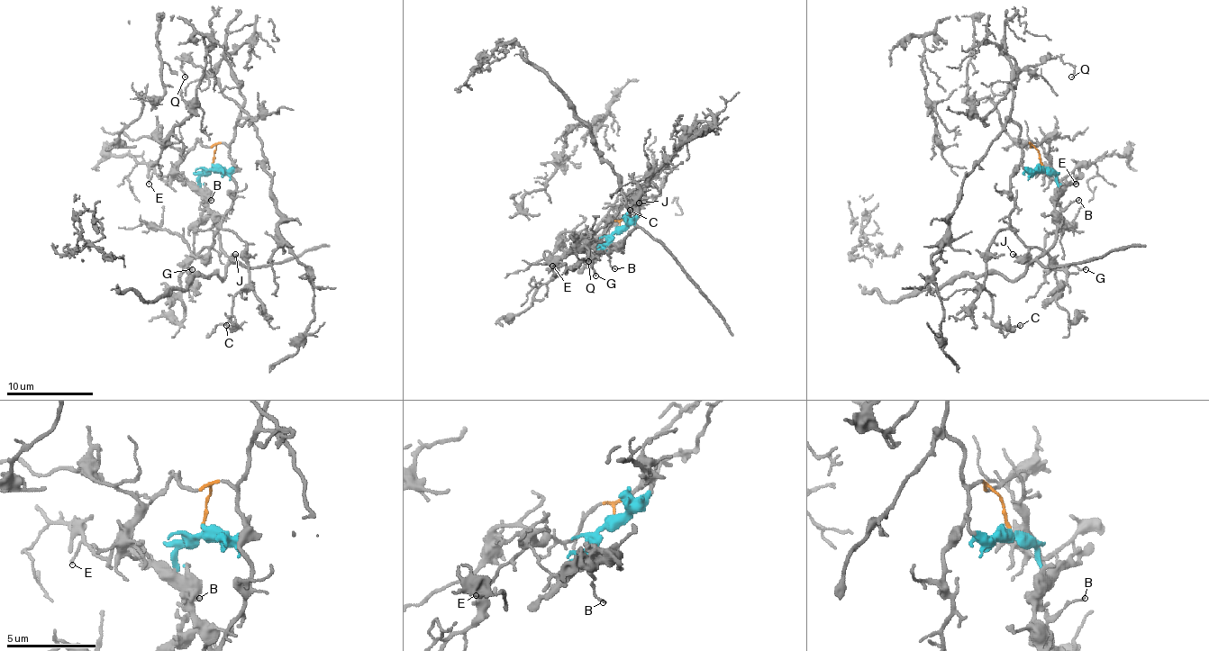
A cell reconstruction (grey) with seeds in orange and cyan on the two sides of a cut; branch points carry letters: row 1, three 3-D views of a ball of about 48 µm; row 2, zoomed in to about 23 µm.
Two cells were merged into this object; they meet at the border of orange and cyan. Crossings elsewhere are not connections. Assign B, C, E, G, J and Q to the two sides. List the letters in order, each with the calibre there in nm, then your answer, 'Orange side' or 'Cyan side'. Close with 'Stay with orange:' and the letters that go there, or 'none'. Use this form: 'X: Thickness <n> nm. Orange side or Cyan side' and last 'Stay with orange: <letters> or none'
B: Thickness 110 nm. Cyan side
C: Thickness 140 nm. Orange side
E: Thickness 120 nm. Orange side
G: Thickness 150 nm. Orange side
J: Thickness 220 nm. Cyan side
Q: Thickness 140 nm. Orange side
Stay with orange: C, E, G, Q

